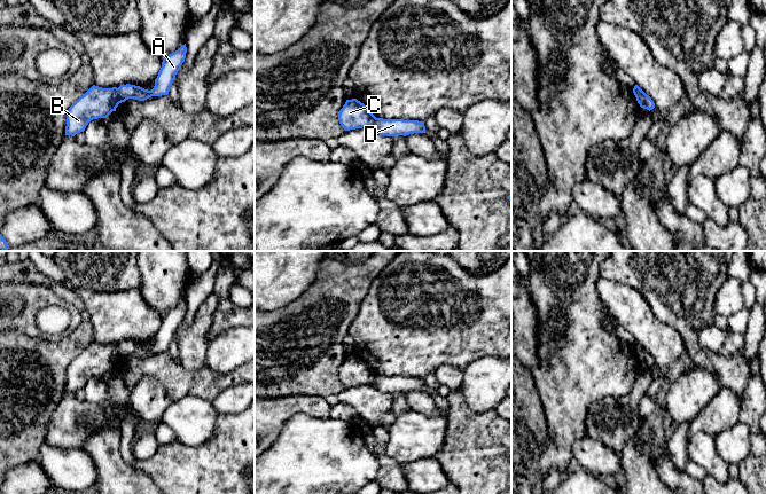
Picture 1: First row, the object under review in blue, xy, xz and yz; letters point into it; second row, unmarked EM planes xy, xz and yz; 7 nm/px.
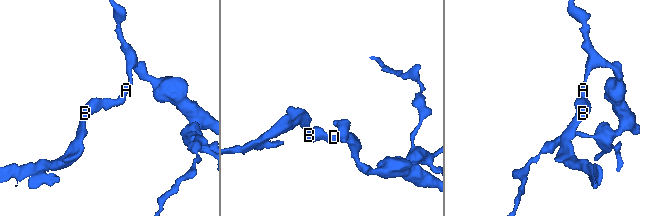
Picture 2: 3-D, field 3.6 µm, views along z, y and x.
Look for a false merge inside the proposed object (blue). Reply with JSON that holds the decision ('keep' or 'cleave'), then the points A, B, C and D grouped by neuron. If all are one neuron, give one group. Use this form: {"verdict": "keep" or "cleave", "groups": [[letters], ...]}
{"verdict": "cleave", "groups": [["A", "D"], ["B", "C"]]}

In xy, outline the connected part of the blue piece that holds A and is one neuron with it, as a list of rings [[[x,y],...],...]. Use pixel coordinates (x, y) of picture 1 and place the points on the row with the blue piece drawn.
[[[185,44],[163,60],[162,68],[155,79],[155,86],[151,91],[130,84],[120,85],[118,87],[119,103],[125,102],[128,99],[144,101],[151,96],[167,95],[172,83],[175,79],[175,75],[185,62],[186,53],[187,47]]]

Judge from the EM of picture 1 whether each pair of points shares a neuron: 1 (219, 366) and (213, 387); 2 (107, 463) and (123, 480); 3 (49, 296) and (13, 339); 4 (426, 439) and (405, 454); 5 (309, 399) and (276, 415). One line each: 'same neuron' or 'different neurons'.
1: different neurons
2: same neuron
3: different neurons
4: same neuron
5: same neuron

